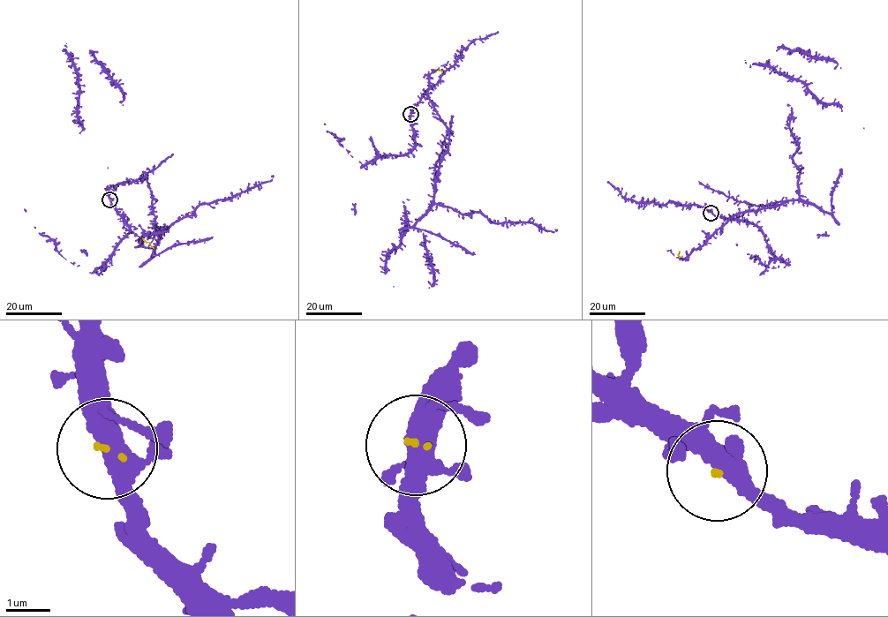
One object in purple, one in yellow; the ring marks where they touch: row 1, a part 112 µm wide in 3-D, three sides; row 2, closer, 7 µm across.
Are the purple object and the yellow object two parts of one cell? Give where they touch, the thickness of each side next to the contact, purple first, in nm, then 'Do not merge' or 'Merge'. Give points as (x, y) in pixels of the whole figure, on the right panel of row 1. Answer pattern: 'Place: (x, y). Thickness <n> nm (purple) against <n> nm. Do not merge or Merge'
Place: (711, 213). Thickness 360 nm (purple) against 60 nm. Do not merge

